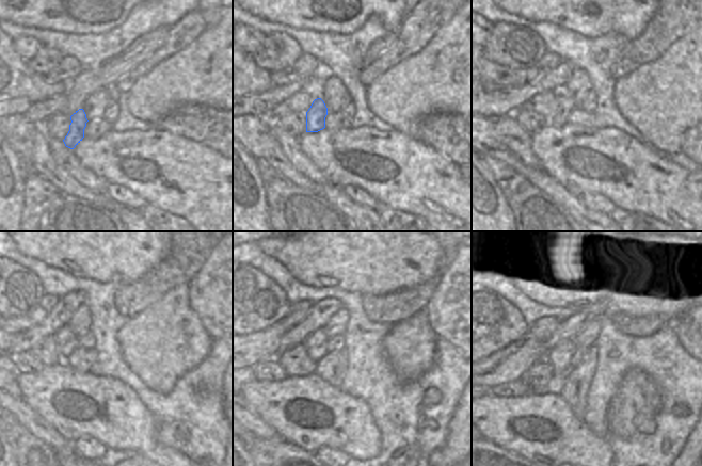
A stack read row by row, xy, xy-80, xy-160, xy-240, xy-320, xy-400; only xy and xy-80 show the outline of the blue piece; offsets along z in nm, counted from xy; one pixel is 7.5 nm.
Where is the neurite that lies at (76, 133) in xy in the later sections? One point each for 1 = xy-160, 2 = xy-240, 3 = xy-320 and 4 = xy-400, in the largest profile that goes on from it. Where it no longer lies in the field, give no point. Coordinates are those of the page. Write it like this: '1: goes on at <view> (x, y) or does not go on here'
1: goes on at xy-160 (564, 103)
2: goes on at xy-240 (88, 337)
3: goes on at xy-320 (338, 321)
4: goes on at xy-400 (563, 332)

